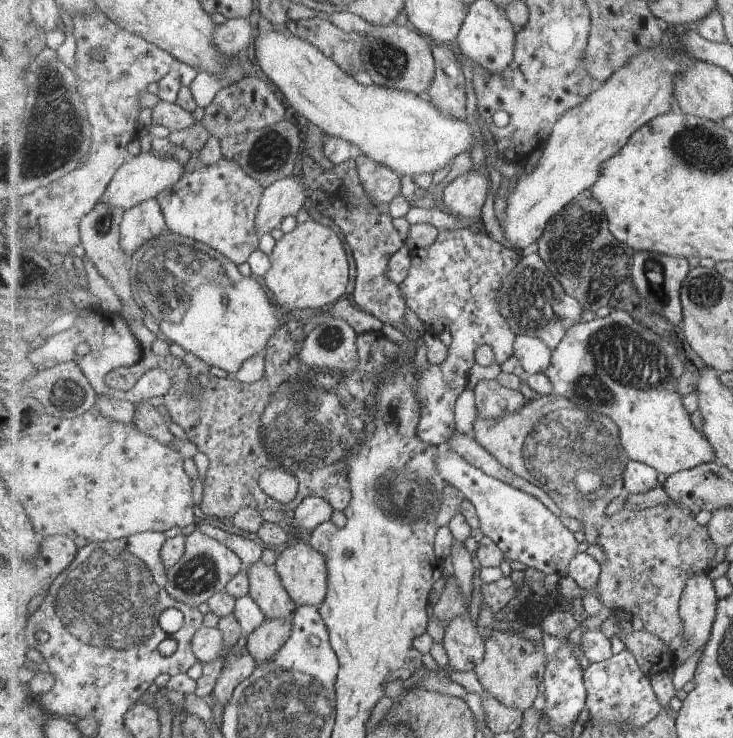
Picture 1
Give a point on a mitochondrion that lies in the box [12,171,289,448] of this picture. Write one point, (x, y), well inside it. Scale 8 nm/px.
(183, 274)

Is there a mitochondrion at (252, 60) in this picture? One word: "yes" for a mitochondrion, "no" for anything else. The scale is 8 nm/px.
no

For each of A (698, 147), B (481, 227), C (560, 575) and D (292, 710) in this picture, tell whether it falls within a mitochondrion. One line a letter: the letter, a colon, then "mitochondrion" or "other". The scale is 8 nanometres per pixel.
A: mitochondrion
B: other
C: other
D: mitochondrion

